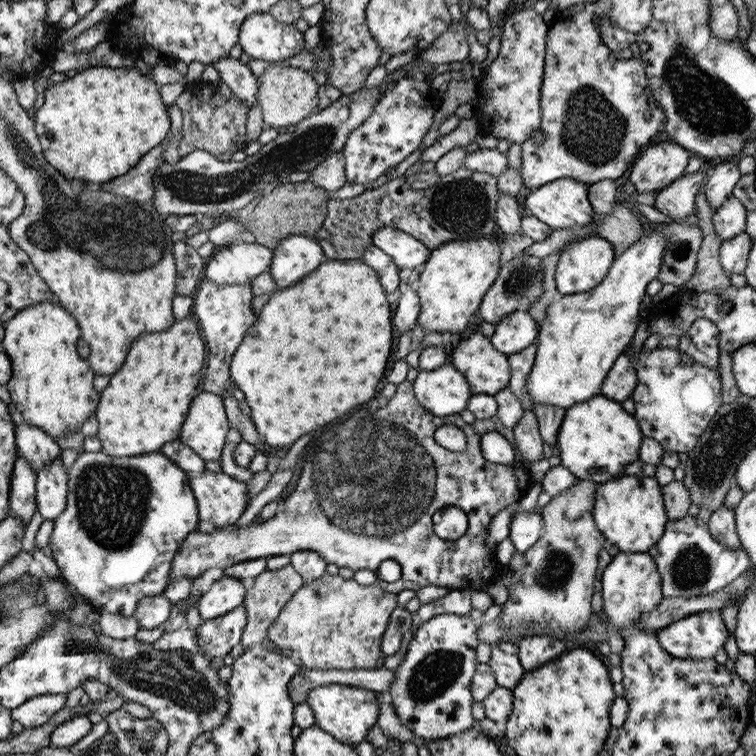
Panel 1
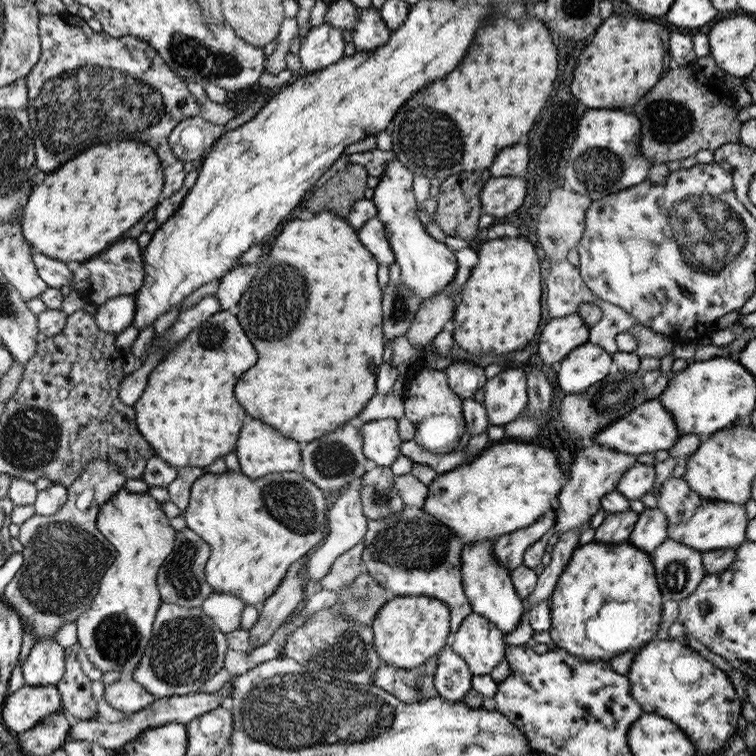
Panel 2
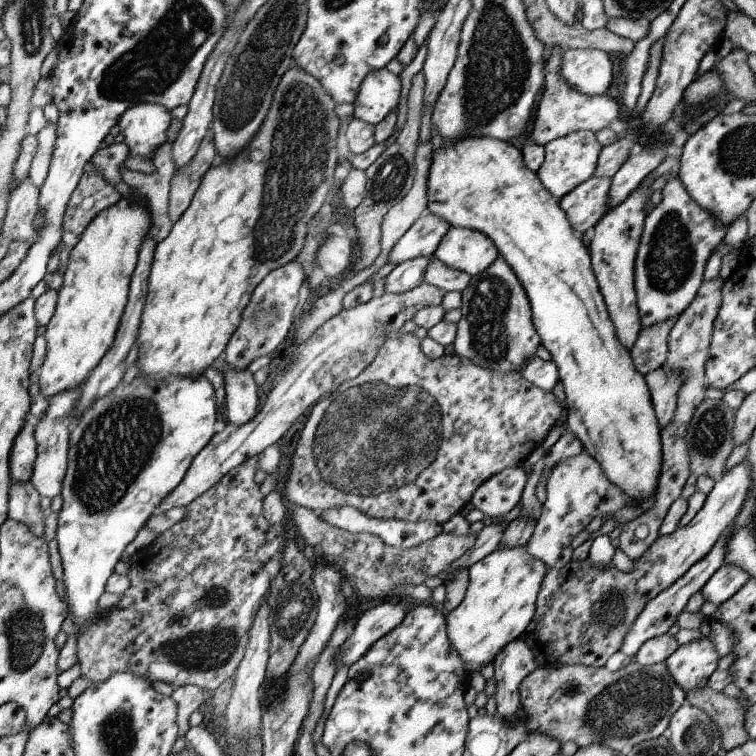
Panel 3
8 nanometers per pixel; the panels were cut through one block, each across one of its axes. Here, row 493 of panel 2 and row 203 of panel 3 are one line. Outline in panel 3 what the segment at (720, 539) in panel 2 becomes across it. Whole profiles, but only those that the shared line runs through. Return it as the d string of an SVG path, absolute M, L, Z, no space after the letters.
M667 174L661 191L662 200L646 215L634 264L637 307L644 328L677 318L692 304L704 281L708 258L719 249L728 232L728 226L692 200L679 174Z

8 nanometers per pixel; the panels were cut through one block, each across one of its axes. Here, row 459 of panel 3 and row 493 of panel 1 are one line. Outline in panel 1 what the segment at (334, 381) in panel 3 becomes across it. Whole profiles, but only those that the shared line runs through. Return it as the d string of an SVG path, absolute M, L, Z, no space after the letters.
M206 471L200 474L192 474L190 485L194 490L194 496L197 497L198 516L201 517L198 528L202 532L212 533L225 527L233 527L250 501L248 500L246 483L234 479L224 472Z

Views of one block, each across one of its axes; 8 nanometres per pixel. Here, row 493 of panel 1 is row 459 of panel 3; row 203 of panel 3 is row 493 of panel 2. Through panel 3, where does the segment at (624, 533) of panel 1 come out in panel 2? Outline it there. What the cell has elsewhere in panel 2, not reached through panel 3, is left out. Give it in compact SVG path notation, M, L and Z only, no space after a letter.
M495 443L472 461L437 475L428 485L429 491L422 509L450 528L456 538L460 538L463 546L472 546L474 542L498 539L510 532L529 527L553 510L556 498L562 490L562 478L560 465L550 449L536 443Z

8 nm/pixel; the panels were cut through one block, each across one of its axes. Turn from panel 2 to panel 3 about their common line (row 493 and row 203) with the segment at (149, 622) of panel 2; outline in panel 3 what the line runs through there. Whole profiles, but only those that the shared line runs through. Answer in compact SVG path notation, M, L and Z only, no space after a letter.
M130 187L130 190L133 198L121 196L113 207L102 211L92 223L89 223L85 232L82 232L79 241L68 250L67 268L62 286L57 290L55 313L43 334L47 342L47 352L41 366L37 389L45 398L81 386L98 363L105 358L106 352L113 346L117 331L120 330L128 298L128 284L132 284L130 278L133 278L132 272L137 268L136 260L140 258L141 246L150 228L150 216L146 212L147 201L144 202L146 198L138 189Z

